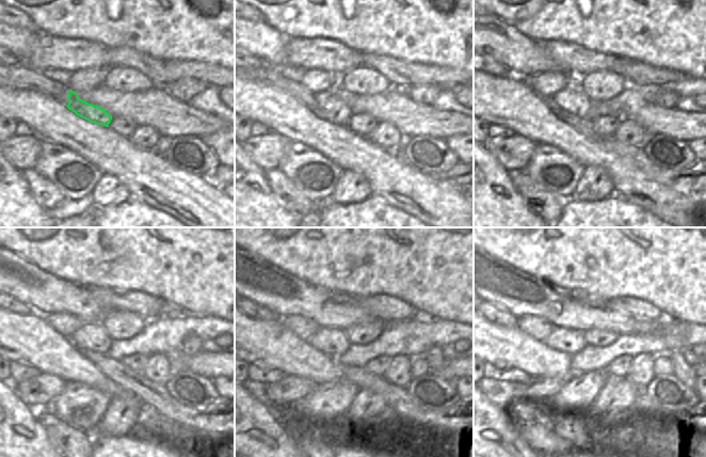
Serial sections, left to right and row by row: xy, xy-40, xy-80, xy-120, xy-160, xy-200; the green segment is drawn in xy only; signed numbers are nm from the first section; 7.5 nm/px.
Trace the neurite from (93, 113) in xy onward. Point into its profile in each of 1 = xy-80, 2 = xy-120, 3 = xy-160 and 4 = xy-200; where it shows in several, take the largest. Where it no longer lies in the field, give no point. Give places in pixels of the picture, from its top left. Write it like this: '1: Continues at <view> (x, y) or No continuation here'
1: Continues at xy-80 (572, 99)
2: Continues at xy-120 (93, 337)
3: Continues at xy-160 (333, 342)
4: Continues at xy-200 (571, 342)

